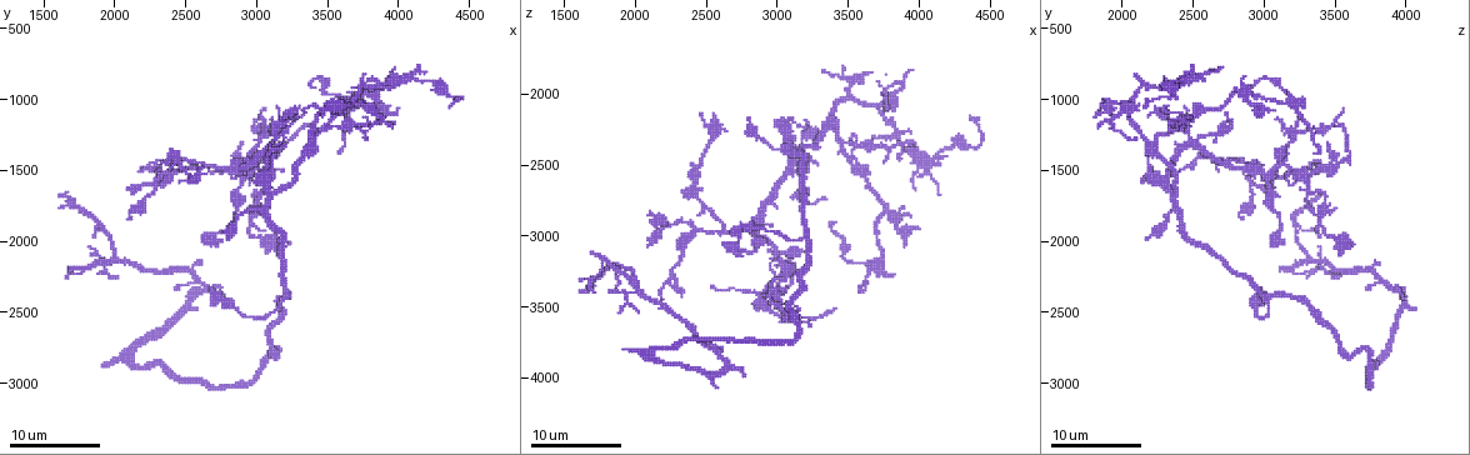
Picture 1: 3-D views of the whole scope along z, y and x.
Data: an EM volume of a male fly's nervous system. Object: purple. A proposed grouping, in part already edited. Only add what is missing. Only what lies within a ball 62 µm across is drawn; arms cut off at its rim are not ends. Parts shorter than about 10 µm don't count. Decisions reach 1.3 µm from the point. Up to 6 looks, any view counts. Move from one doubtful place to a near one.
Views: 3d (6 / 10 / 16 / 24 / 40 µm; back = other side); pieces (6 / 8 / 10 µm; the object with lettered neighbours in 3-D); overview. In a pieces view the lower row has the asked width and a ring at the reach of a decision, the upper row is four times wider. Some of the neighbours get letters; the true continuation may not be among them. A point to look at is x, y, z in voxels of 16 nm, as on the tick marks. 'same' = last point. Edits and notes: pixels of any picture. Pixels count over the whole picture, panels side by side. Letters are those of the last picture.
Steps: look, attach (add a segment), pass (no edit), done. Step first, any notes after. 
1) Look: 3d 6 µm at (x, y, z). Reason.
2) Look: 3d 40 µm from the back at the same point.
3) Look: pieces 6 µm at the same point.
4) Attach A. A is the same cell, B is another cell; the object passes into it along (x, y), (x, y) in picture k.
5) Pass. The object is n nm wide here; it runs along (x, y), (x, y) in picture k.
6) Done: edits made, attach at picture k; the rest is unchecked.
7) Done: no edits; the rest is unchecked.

Look: pieces 6 µm at (3960, 1180, 2340). Branch stops here.

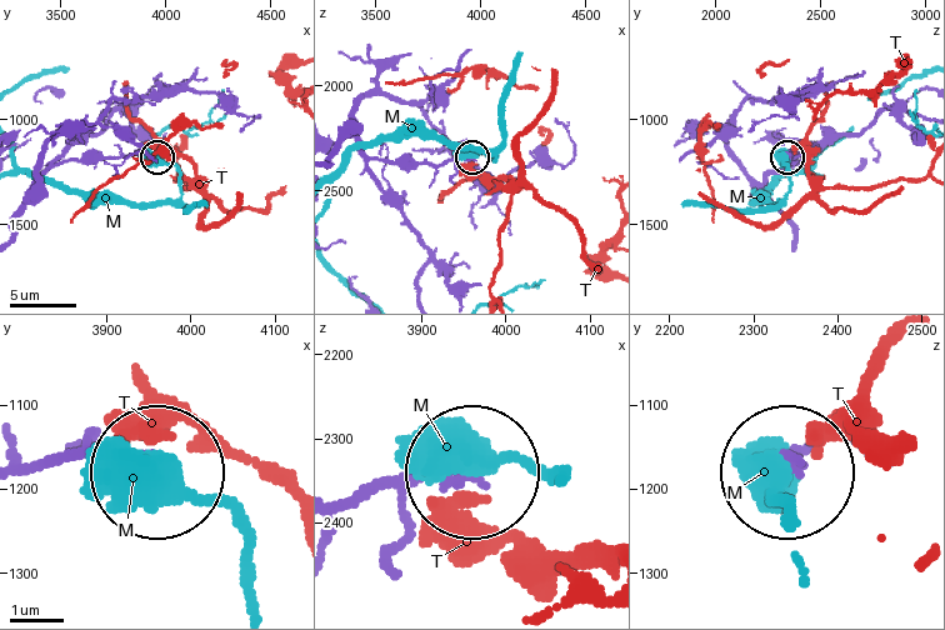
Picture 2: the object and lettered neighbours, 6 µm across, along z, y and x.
Pass. The object is 210 nm wide here; M and T are other cells; it runs along (338, 503), (468, 475) in picture 2; no lettered segment goes on from it.

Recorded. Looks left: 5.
Look: 3d 6 µm at (3680, 920, 2320). Thin end.

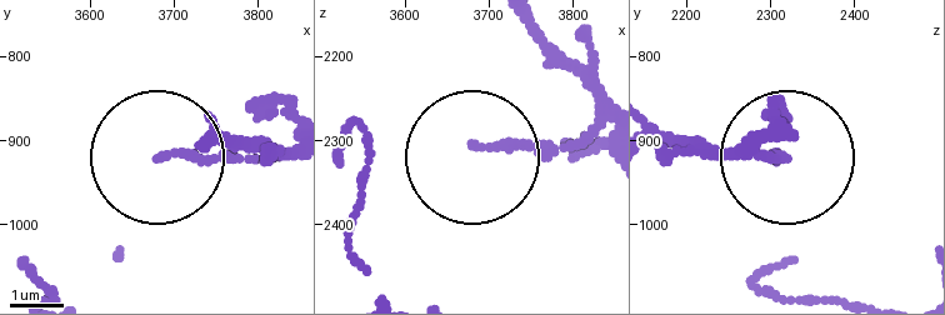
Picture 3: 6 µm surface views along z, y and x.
Look: pieces 6 µm at (3685, 920, 2305).

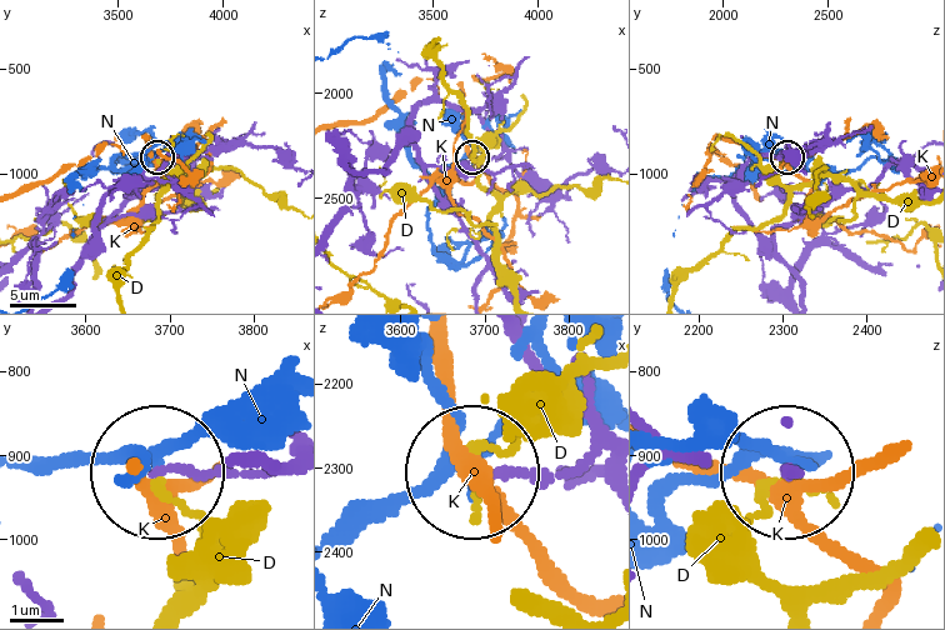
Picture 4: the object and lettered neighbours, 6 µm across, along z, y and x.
Pass. D, K and N are other cells; none of them fits.

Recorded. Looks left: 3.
Look: pieces 6 µm at (3180, 1360, 3100). An open end.

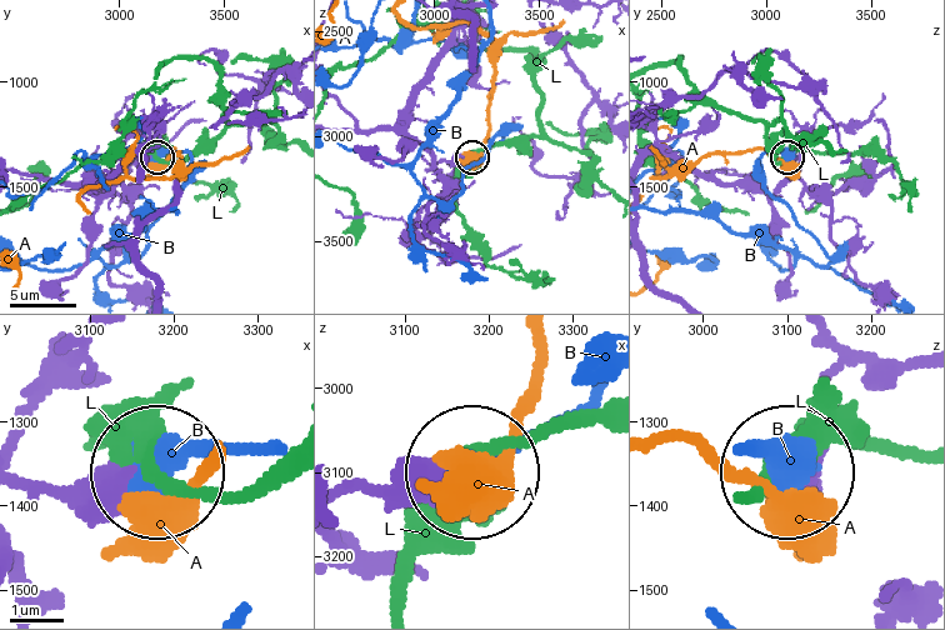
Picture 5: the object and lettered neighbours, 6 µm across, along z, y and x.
Pass. A, B and L are other cells; none of them fits.

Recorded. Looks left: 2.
Done: no edits; the rest is unchecked.

